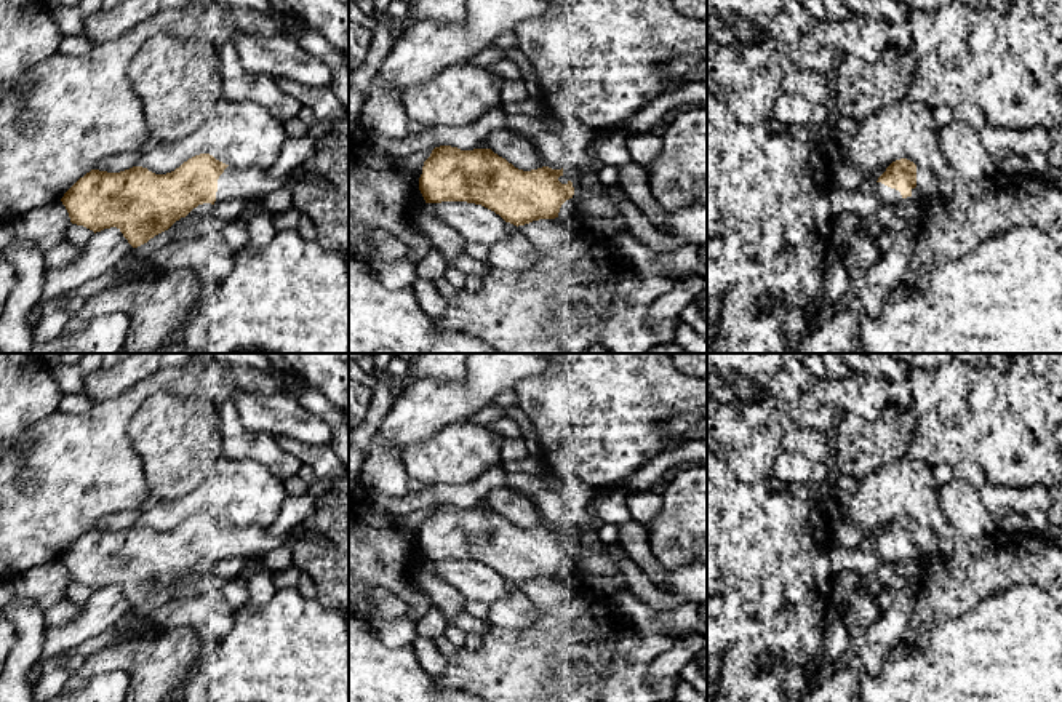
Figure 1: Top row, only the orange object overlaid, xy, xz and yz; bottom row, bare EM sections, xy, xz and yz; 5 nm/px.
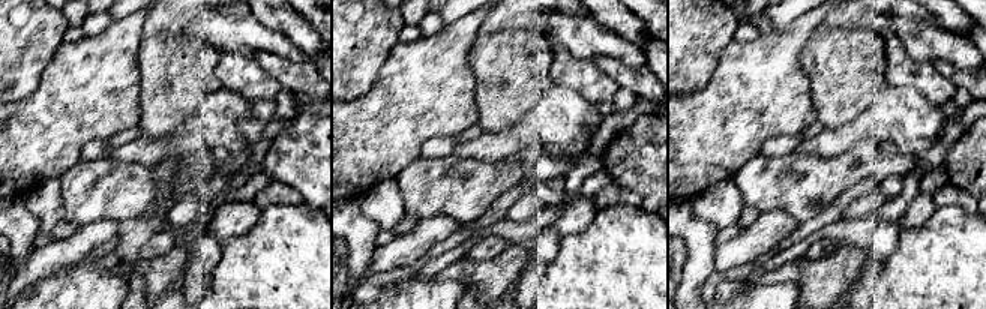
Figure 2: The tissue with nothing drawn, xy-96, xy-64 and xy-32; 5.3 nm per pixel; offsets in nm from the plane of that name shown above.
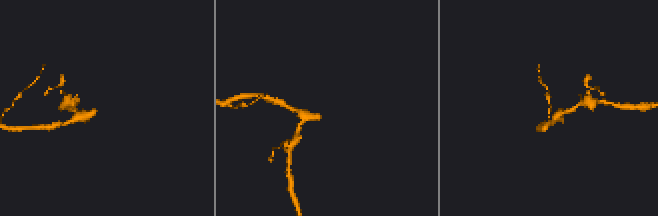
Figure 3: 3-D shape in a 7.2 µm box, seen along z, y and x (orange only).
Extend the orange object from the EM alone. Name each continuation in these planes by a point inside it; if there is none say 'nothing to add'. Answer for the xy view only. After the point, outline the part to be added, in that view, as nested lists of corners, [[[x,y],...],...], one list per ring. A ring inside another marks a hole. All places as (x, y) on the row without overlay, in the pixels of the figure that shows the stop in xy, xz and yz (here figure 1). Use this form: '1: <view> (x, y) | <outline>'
1: xy (248, 542) | [[[227,525],[224,531],[218,537],[218,550],[216,561],[222,561],[226,558],[262,558],[270,550],[288,545],[294,539],[309,539],[309,540],[325,540],[320,536],[315,536],[310,531],[304,532],[289,532],[285,539],[273,539],[267,534],[264,528],[246,526],[237,528],[234,525]]]

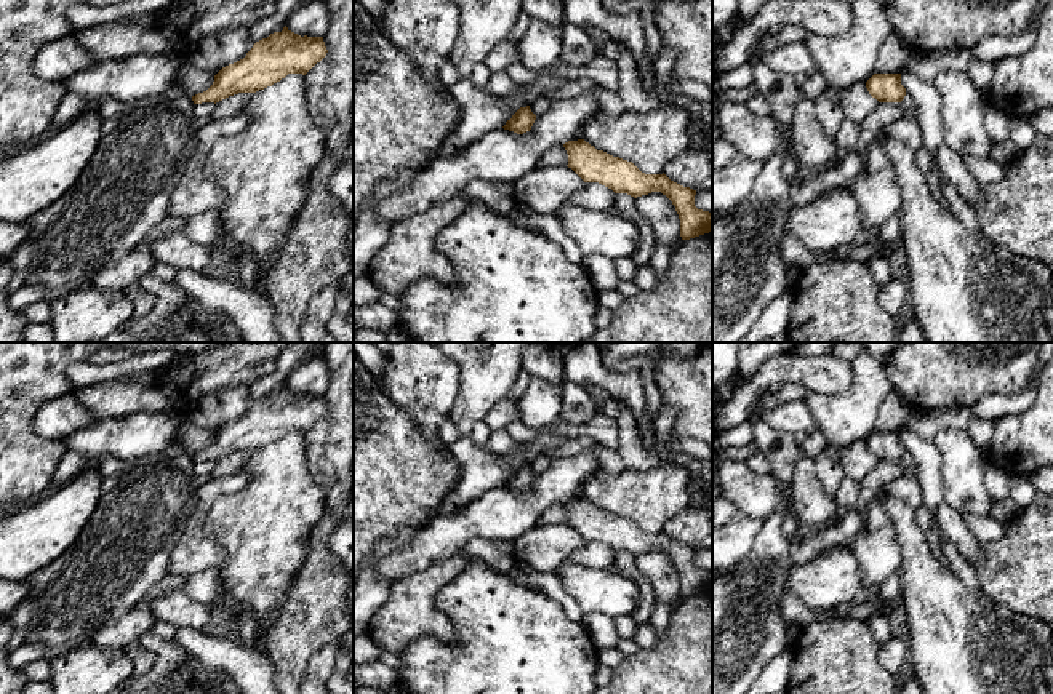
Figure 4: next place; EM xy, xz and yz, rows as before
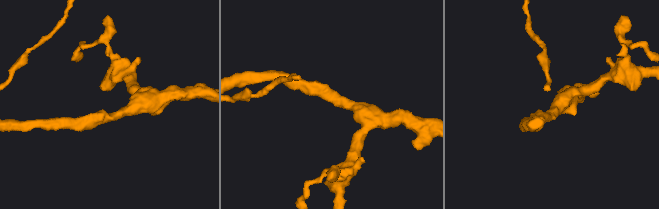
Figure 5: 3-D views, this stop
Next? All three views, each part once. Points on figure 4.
nothing to add

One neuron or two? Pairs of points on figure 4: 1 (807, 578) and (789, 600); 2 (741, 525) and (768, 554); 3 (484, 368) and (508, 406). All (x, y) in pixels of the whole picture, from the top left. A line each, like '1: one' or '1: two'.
1: two
2: two
3: two

